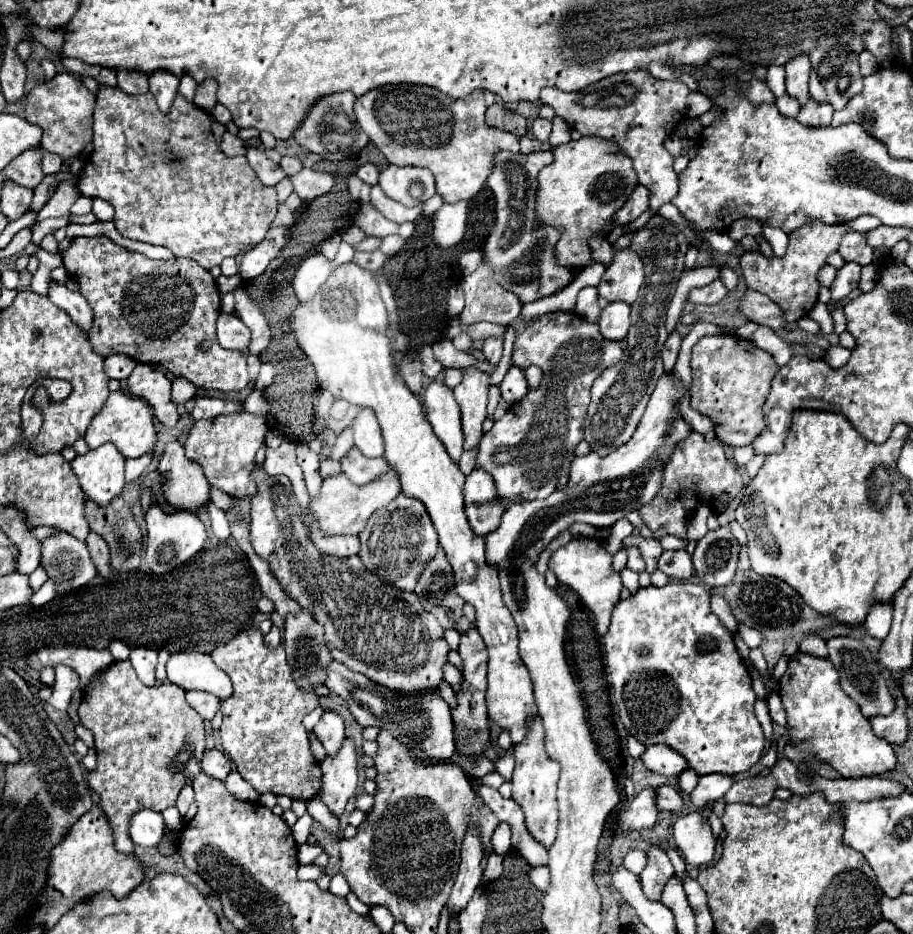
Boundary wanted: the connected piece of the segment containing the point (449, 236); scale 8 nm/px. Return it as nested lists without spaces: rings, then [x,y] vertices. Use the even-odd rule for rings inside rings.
[[[453,203],[443,205],[433,215],[433,241],[441,249],[455,247],[463,241],[467,227],[467,203]]]

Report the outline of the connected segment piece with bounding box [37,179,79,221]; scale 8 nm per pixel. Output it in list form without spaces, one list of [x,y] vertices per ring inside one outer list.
[[[75,179],[63,181],[57,189],[57,193],[51,197],[51,201],[39,211],[37,221],[47,219],[47,217],[61,217],[65,213],[69,213],[69,207],[75,203],[75,199],[79,197],[77,187],[75,187]]]

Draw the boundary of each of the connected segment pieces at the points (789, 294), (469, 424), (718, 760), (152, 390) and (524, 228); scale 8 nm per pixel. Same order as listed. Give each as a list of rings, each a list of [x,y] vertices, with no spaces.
[[[815,221],[813,225],[803,225],[799,227],[793,235],[789,235],[789,249],[785,257],[775,257],[771,255],[769,259],[763,253],[745,253],[741,257],[741,269],[745,283],[773,299],[785,313],[787,321],[799,321],[801,317],[809,315],[809,311],[817,303],[817,271],[825,265],[827,255],[835,253],[839,247],[839,241],[845,233],[851,229],[845,225],[825,225],[821,221]]]
[[[477,367],[465,369],[463,383],[453,389],[455,399],[461,407],[461,425],[465,435],[463,449],[469,451],[479,445],[483,437],[483,421],[487,419],[487,391],[489,375]]]
[[[671,581],[665,587],[647,587],[639,589],[635,595],[631,595],[625,601],[619,601],[613,609],[611,615],[611,625],[609,631],[603,637],[605,653],[607,653],[607,673],[611,677],[613,685],[613,697],[619,707],[619,717],[623,725],[627,727],[629,735],[637,737],[643,745],[667,745],[681,753],[687,761],[689,767],[697,771],[697,775],[707,775],[707,773],[721,773],[721,775],[735,775],[739,771],[751,769],[763,755],[765,749],[765,735],[761,729],[761,723],[755,717],[755,691],[753,691],[753,679],[745,667],[745,661],[739,657],[737,647],[733,643],[733,635],[723,627],[723,623],[717,619],[717,615],[711,611],[711,593],[703,585],[695,585],[689,581]]]
[[[137,363],[127,383],[129,391],[137,399],[143,399],[165,427],[173,429],[177,425],[179,413],[175,403],[171,401],[171,381],[159,369]]]
[[[499,151],[497,153],[497,165],[487,179],[487,185],[495,193],[495,197],[499,201],[499,207],[497,207],[497,227],[493,227],[493,231],[491,231],[491,235],[485,243],[483,255],[485,255],[485,261],[491,265],[493,281],[499,283],[503,289],[515,293],[521,299],[521,303],[529,303],[529,301],[535,301],[535,299],[541,299],[541,297],[549,297],[549,295],[557,293],[559,289],[567,287],[569,281],[573,281],[573,277],[575,277],[569,271],[569,267],[557,265],[557,261],[553,261],[553,249],[557,245],[557,237],[561,237],[561,229],[549,229],[549,225],[537,225],[537,221],[535,221],[537,173],[545,165],[549,165],[551,161],[553,161],[551,151],[539,151],[539,153],[531,153],[531,155]]]

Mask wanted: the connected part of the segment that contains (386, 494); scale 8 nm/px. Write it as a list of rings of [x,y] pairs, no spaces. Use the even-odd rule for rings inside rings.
[[[395,471],[371,481],[369,485],[363,485],[363,487],[357,487],[353,485],[343,473],[337,475],[337,477],[329,477],[329,479],[323,479],[323,487],[321,487],[321,497],[319,499],[313,499],[311,501],[311,509],[315,513],[315,517],[319,519],[321,527],[329,533],[335,533],[335,535],[357,535],[365,525],[367,525],[367,519],[381,507],[385,507],[387,503],[391,503],[401,491],[401,485],[399,485],[399,477]]]

